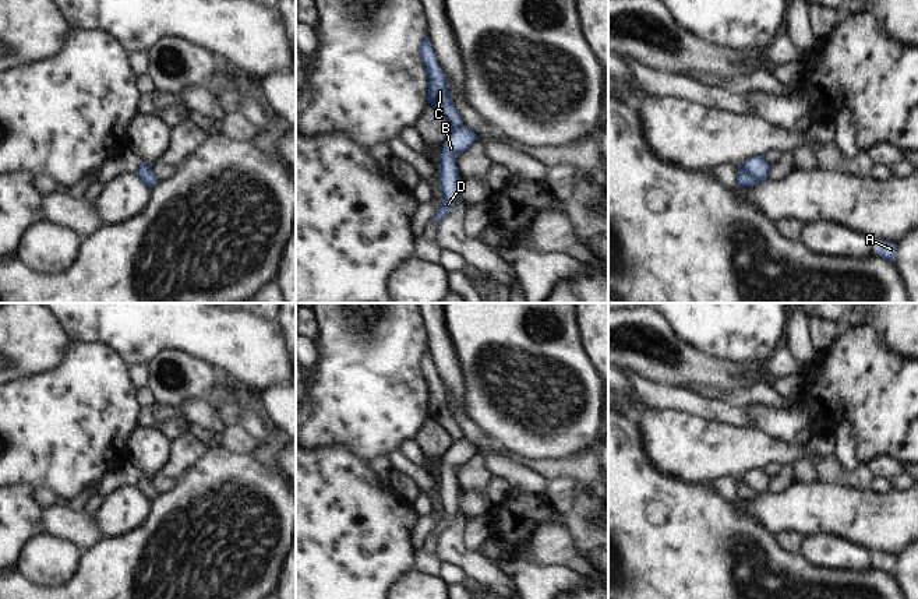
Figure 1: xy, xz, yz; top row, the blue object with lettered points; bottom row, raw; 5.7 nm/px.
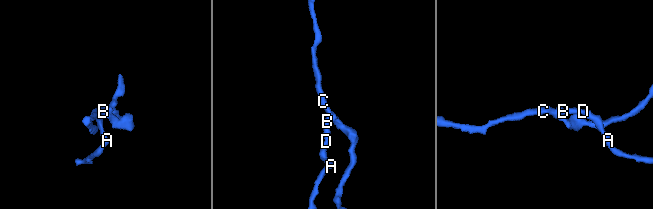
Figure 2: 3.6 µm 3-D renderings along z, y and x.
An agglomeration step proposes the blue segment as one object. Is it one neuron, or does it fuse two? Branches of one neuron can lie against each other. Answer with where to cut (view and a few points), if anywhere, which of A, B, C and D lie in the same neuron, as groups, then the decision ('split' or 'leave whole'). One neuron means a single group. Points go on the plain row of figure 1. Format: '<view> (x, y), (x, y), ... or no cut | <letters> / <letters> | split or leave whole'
yz (741, 478), (761, 493) | A B D / C | split

